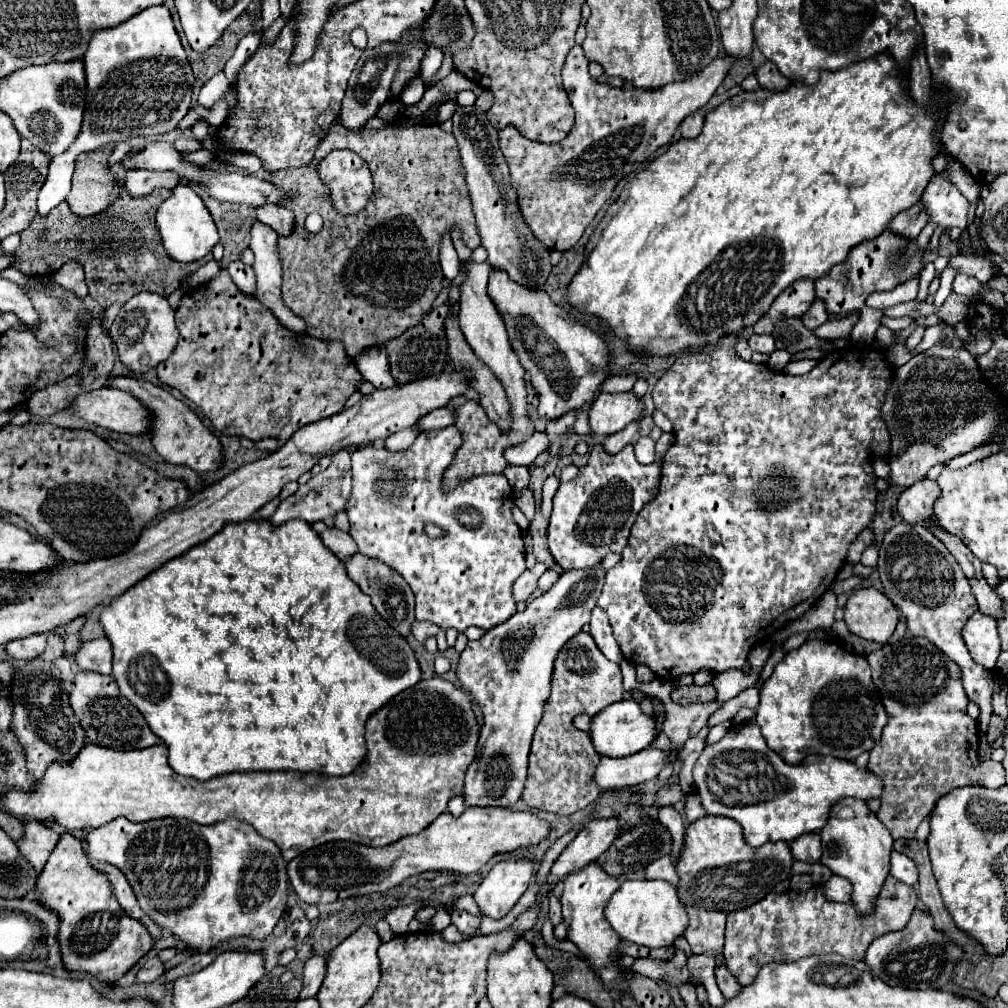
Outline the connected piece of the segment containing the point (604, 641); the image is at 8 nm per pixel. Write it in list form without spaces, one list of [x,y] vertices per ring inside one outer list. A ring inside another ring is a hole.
[[[597,606],[593,608],[589,626],[591,626],[589,634],[591,634],[593,640],[597,642],[599,650],[601,650],[609,660],[613,660],[613,662],[619,664],[619,662],[623,660],[623,656],[621,656],[621,648],[619,648],[619,644],[615,642],[615,638],[613,638],[613,630],[611,630],[609,620],[607,620],[607,614],[605,614],[601,608],[597,608]]]

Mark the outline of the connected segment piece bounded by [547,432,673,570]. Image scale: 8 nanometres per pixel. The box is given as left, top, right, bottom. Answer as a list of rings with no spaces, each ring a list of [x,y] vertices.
[[[663,434],[663,448],[657,448],[653,464],[639,464],[633,446],[627,444],[619,454],[607,454],[601,444],[593,446],[589,462],[579,470],[577,478],[561,484],[553,496],[553,514],[549,522],[547,544],[555,562],[563,570],[585,570],[597,566],[609,552],[621,554],[633,522],[645,502],[653,500],[661,480],[661,464],[665,452],[673,444],[673,434]]]

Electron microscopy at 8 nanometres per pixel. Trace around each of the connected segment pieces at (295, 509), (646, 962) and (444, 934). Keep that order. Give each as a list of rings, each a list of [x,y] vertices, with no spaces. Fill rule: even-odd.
[[[341,450],[333,456],[333,462],[329,466],[327,472],[323,474],[317,474],[317,476],[311,476],[311,480],[303,486],[299,486],[299,490],[289,496],[287,500],[283,500],[277,508],[277,512],[269,518],[271,524],[283,524],[287,520],[293,520],[293,518],[301,518],[301,520],[307,520],[309,524],[313,522],[319,522],[319,520],[327,520],[331,516],[337,516],[339,512],[345,512],[345,504],[349,502],[349,496],[351,496],[351,488],[353,488],[353,478],[351,478],[351,460],[349,460],[349,450]]]
[[[675,954],[673,960],[669,960],[669,962],[661,962],[661,960],[653,960],[653,958],[635,958],[631,970],[639,972],[647,978],[653,978],[653,980],[669,980],[673,986],[691,980],[689,972],[687,972],[685,954]]]
[[[452,924],[446,927],[443,931],[439,932],[442,939],[449,943],[457,943],[463,940],[466,940],[467,937],[463,936],[463,934],[459,933],[457,928]]]

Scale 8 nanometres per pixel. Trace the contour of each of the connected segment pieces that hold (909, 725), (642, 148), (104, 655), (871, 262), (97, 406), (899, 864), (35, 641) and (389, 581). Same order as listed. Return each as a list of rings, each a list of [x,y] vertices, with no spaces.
[[[905,636],[895,644],[885,644],[881,650],[867,654],[867,660],[873,668],[873,684],[883,698],[883,706],[889,714],[889,722],[883,728],[883,736],[877,746],[871,750],[871,758],[867,770],[877,774],[883,782],[881,792],[881,808],[877,818],[891,832],[891,836],[911,840],[915,836],[917,826],[933,808],[935,800],[947,794],[955,784],[967,786],[979,782],[985,788],[999,788],[1005,784],[1005,772],[1001,762],[981,762],[977,756],[979,746],[979,730],[977,722],[967,714],[969,698],[961,684],[961,670],[949,656],[937,652],[933,656],[933,644],[925,638]]]
[[[575,46],[565,62],[562,70],[563,87],[568,94],[575,111],[575,124],[571,134],[557,144],[543,144],[539,140],[525,138],[517,128],[505,126],[499,130],[499,148],[505,156],[505,162],[511,172],[511,186],[517,190],[517,206],[523,212],[523,220],[533,230],[533,236],[545,244],[549,250],[569,250],[577,244],[585,228],[591,224],[601,206],[611,198],[617,182],[627,178],[629,172],[635,172],[643,166],[645,160],[653,156],[653,152],[671,142],[675,128],[683,122],[685,116],[697,112],[705,106],[719,84],[723,82],[733,58],[717,58],[705,70],[691,76],[685,82],[673,82],[657,90],[643,88],[613,88],[609,84],[597,82],[589,74],[589,60],[585,58],[581,46]]]
[[[93,638],[87,642],[81,642],[75,664],[79,670],[91,670],[97,674],[111,674],[111,644],[107,638]]]
[[[883,232],[881,236],[867,240],[865,244],[857,244],[849,256],[831,268],[827,276],[815,280],[815,296],[825,302],[829,314],[851,314],[865,306],[865,298],[873,292],[893,290],[897,284],[917,276],[923,270],[923,256],[917,252],[915,242],[907,242],[905,238]]]
[[[99,388],[71,400],[73,416],[101,428],[127,434],[145,434],[149,430],[147,410],[137,400],[121,390]]]
[[[895,850],[891,852],[891,874],[909,886],[917,884],[917,868],[913,860],[909,860],[905,854]]]
[[[45,634],[27,636],[27,638],[21,638],[21,640],[11,640],[7,644],[7,654],[15,660],[33,660],[33,658],[43,654],[45,640],[47,640]]]
[[[355,554],[349,560],[345,560],[345,568],[347,574],[353,582],[357,582],[361,586],[361,590],[365,590],[365,594],[371,596],[375,610],[387,620],[387,624],[393,624],[393,628],[407,638],[411,632],[411,624],[415,622],[415,612],[413,612],[413,592],[409,588],[409,584],[391,568],[387,568],[383,562],[379,560],[369,560],[363,554]]]

